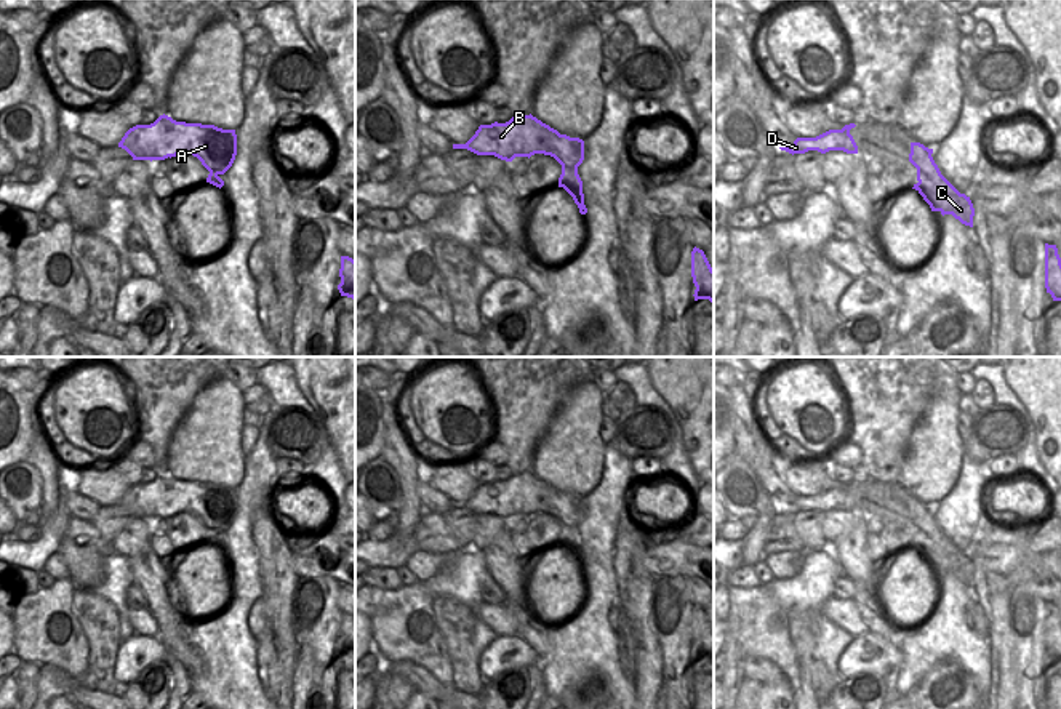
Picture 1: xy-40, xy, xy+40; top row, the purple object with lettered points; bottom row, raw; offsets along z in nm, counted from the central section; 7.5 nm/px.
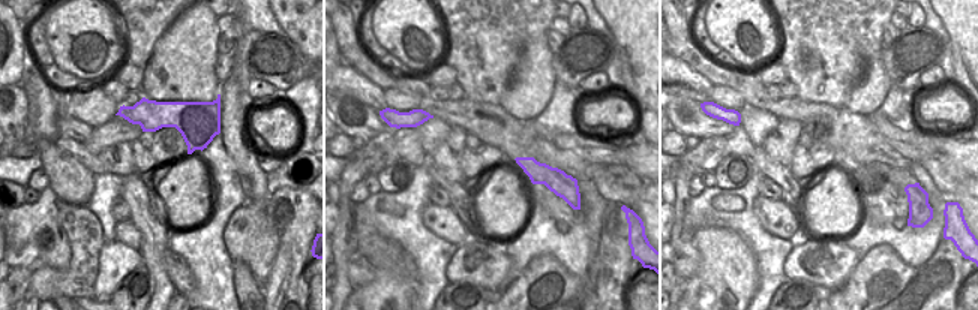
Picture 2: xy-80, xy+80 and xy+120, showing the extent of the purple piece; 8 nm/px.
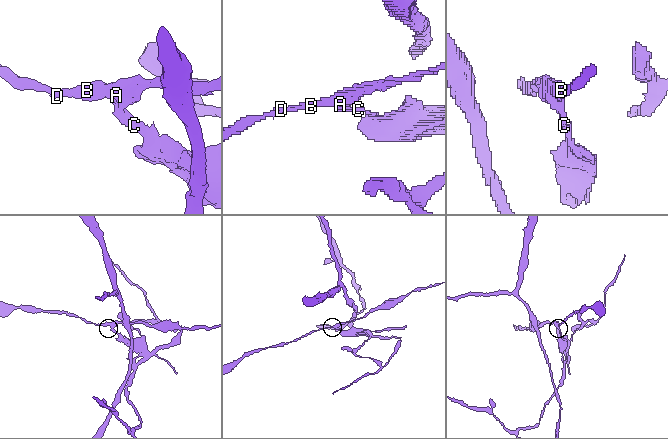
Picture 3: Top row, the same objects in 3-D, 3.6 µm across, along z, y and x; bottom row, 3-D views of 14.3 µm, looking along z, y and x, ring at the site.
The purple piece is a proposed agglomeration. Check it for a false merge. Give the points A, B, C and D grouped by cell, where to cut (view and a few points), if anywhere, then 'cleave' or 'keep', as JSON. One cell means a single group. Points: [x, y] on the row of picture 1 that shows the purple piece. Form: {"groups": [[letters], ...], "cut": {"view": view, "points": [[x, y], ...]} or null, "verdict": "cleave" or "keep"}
{"groups": [["A", "B", "D"], ["C"]], "cut": {"view": "xy", "points": [[556, 157], [576, 168]]}, "verdict": "cleave"}

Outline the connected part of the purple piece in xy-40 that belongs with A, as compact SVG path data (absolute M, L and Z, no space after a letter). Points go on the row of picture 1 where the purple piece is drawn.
M160 115L150 125L130 128L118 147L133 160L165 160L179 154L197 157L210 174L224 174L237 155L235 130L214 125L176 122Z

